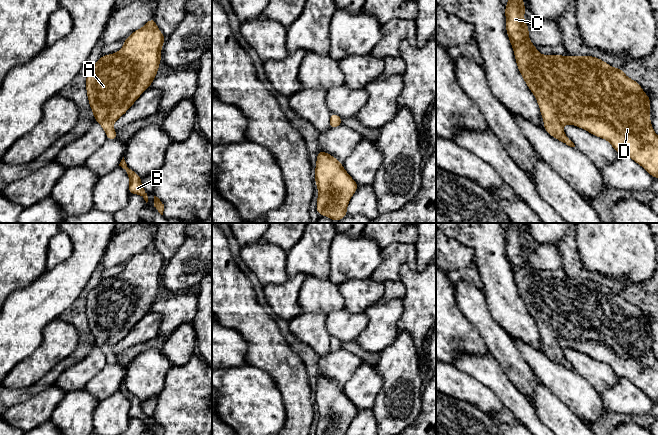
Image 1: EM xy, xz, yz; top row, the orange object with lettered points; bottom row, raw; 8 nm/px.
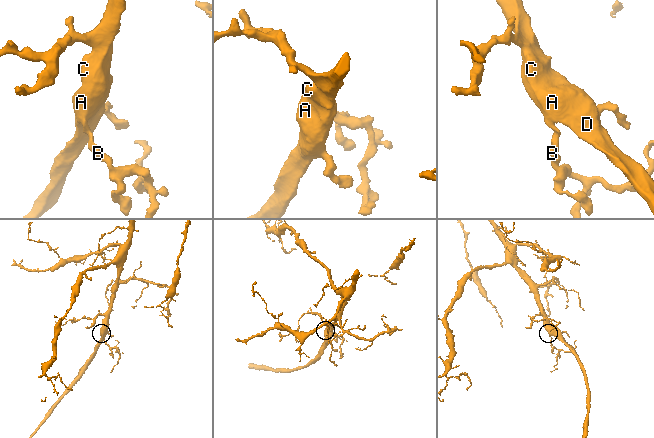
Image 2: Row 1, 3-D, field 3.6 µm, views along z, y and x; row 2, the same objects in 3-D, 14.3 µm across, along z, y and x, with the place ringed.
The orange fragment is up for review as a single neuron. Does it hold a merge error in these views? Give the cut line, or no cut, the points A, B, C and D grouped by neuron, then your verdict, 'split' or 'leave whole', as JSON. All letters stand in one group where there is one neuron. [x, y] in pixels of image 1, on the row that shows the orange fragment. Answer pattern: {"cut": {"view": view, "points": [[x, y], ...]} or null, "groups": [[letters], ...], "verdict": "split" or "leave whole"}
{"cut": null, "groups": [["A", "B", "C", "D"]], "verdict": "leave whole"}

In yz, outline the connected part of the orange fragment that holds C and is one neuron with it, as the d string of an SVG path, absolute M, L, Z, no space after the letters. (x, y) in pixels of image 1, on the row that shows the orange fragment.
M509 0L505 6L506 31L512 45L517 68L528 88L536 97L543 117L544 129L555 139L570 147L574 143L563 131L565 124L572 124L587 130L594 136L611 143L616 153L629 156L641 165L652 177L658 178L658 136L650 122L650 97L645 94L639 83L628 78L621 68L613 68L605 61L594 56L579 55L542 55L529 37L529 27L524 21L525 4L523 0Z

